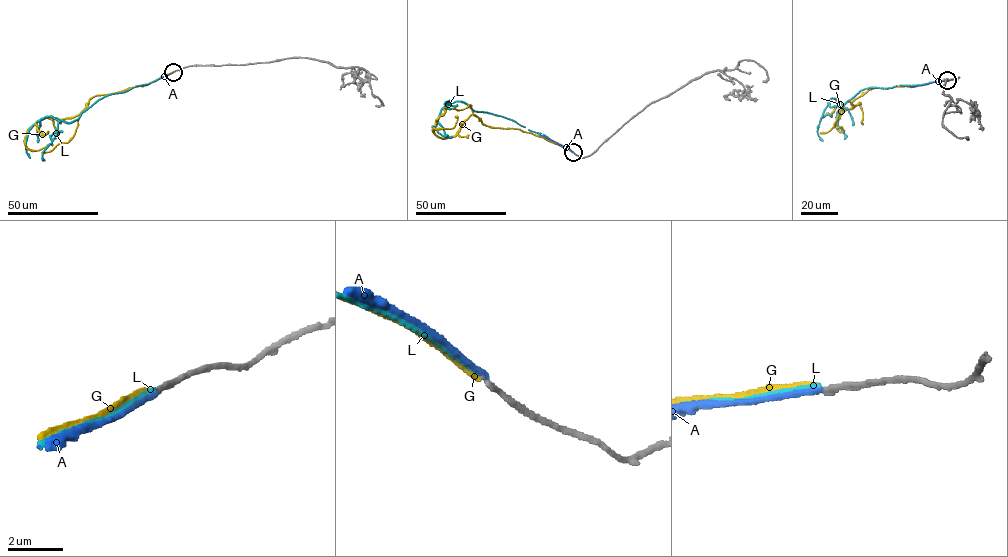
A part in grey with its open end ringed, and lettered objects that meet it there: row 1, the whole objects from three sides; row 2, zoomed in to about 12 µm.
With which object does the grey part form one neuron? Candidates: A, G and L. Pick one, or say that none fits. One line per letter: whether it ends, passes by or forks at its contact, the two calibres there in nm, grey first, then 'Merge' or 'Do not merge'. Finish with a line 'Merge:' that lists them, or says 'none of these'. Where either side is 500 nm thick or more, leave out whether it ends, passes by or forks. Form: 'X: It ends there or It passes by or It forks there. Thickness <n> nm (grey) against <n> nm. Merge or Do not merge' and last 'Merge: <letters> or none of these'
A: It ends there. Thickness 180 nm (grey) against 200 nm. Do not merge
G: It ends there. Thickness 170 nm (grey) against 220 nm. Do not merge
L: It ends there. Thickness 180 nm (grey) against 190 nm. Do not merge
Merge: none of these

